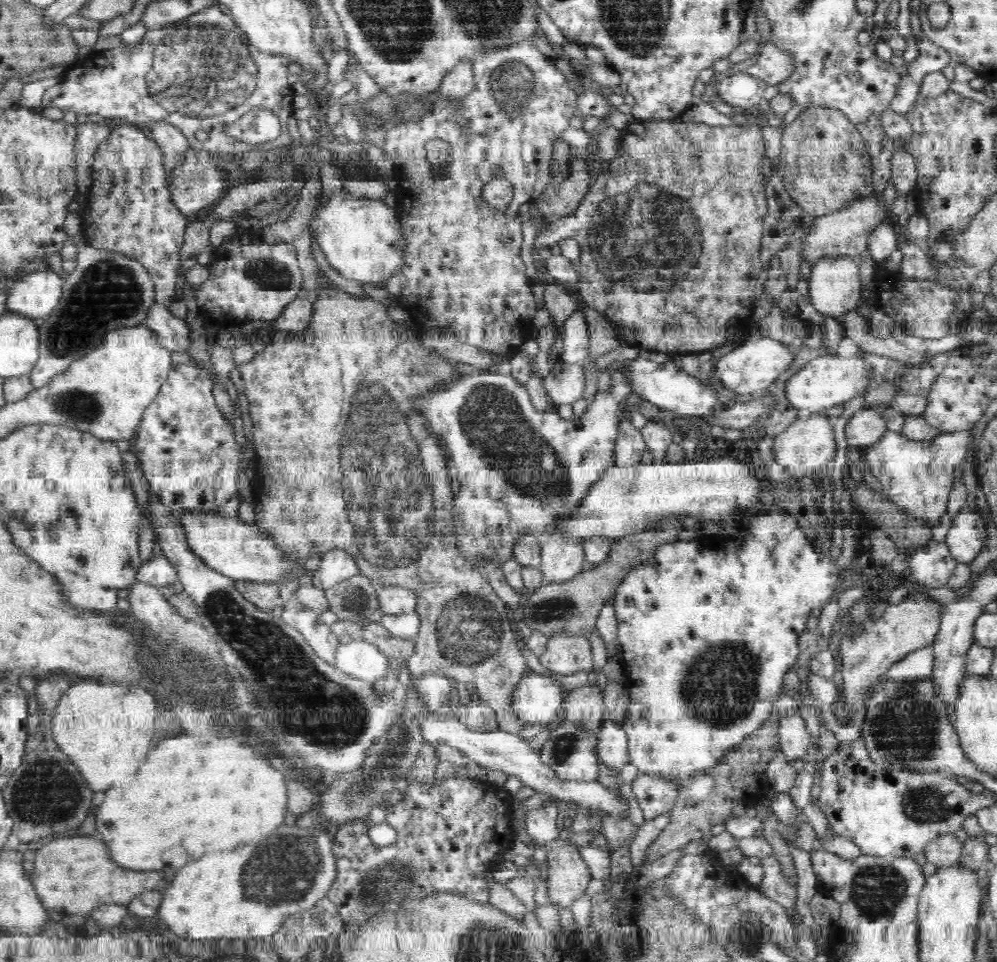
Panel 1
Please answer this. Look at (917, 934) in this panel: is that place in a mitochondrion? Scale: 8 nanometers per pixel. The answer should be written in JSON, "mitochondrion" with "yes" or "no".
{"mitochondrion":"no"}

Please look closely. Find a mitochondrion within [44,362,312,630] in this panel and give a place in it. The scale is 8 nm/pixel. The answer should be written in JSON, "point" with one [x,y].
{"point":[75,404]}

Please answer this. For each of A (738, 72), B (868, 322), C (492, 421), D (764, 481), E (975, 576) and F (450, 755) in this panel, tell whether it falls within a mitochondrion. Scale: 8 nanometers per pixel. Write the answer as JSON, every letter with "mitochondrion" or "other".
{"A":"other","B":"other","C":"mitochondrion","D":"other","E":"other","F":"other"}

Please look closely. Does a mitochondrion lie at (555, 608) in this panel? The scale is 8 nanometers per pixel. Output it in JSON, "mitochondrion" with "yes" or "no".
{"mitochondrion":"yes"}

